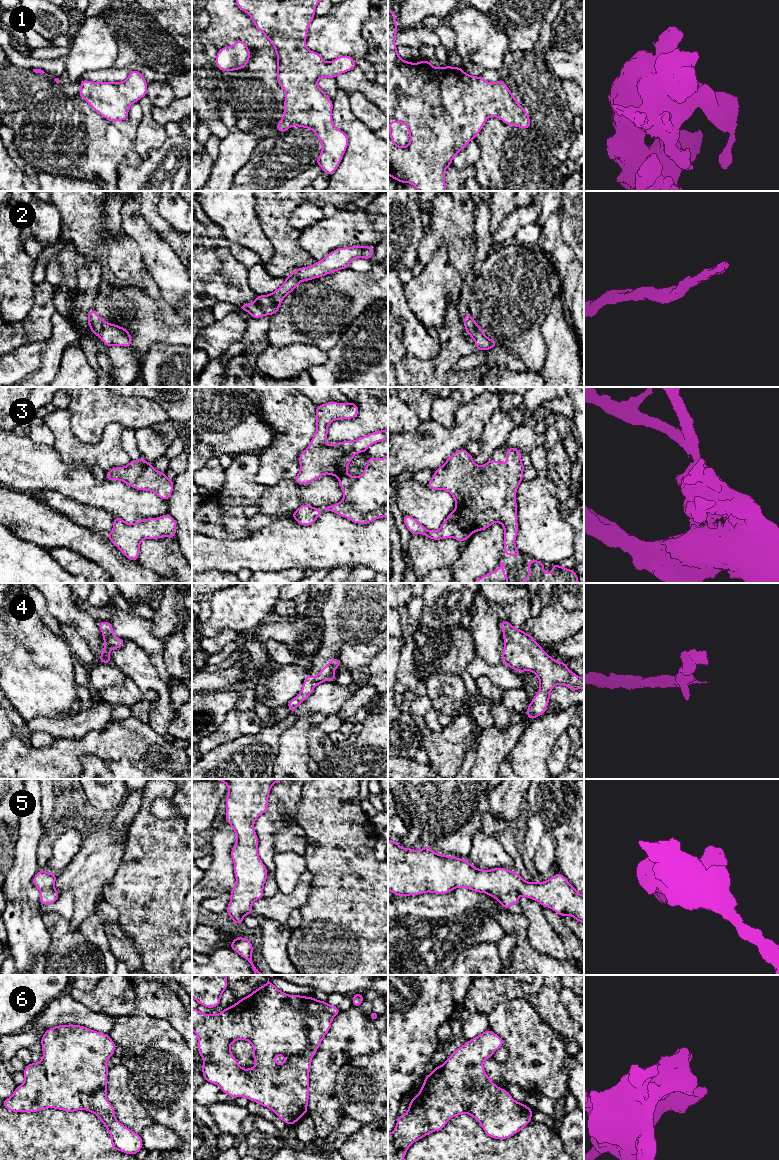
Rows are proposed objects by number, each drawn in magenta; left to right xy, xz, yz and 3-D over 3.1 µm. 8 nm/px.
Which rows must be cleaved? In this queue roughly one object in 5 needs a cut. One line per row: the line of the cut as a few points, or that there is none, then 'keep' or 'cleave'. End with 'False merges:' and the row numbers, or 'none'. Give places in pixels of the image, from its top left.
1: no cut; keep
2: no cut; keep
3: no cut; keep
4: no cut; keep
5: no cut; keep
6: no cut; keep
False merges: none

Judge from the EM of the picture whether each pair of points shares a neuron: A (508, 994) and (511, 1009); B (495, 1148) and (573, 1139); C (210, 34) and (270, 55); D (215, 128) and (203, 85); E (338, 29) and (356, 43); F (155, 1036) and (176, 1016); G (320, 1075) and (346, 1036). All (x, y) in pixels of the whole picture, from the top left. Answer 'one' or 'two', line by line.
A: two
B: two
C: one
D: one
E: one
F: two
G: one

